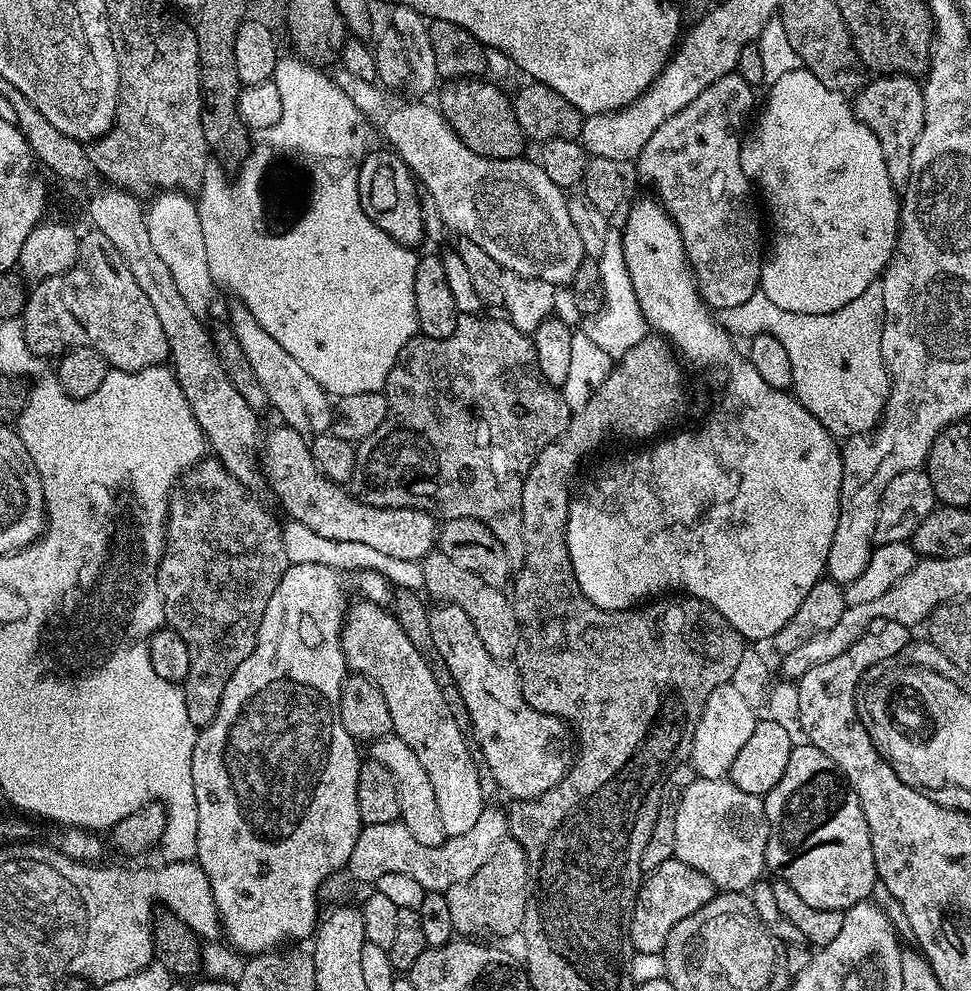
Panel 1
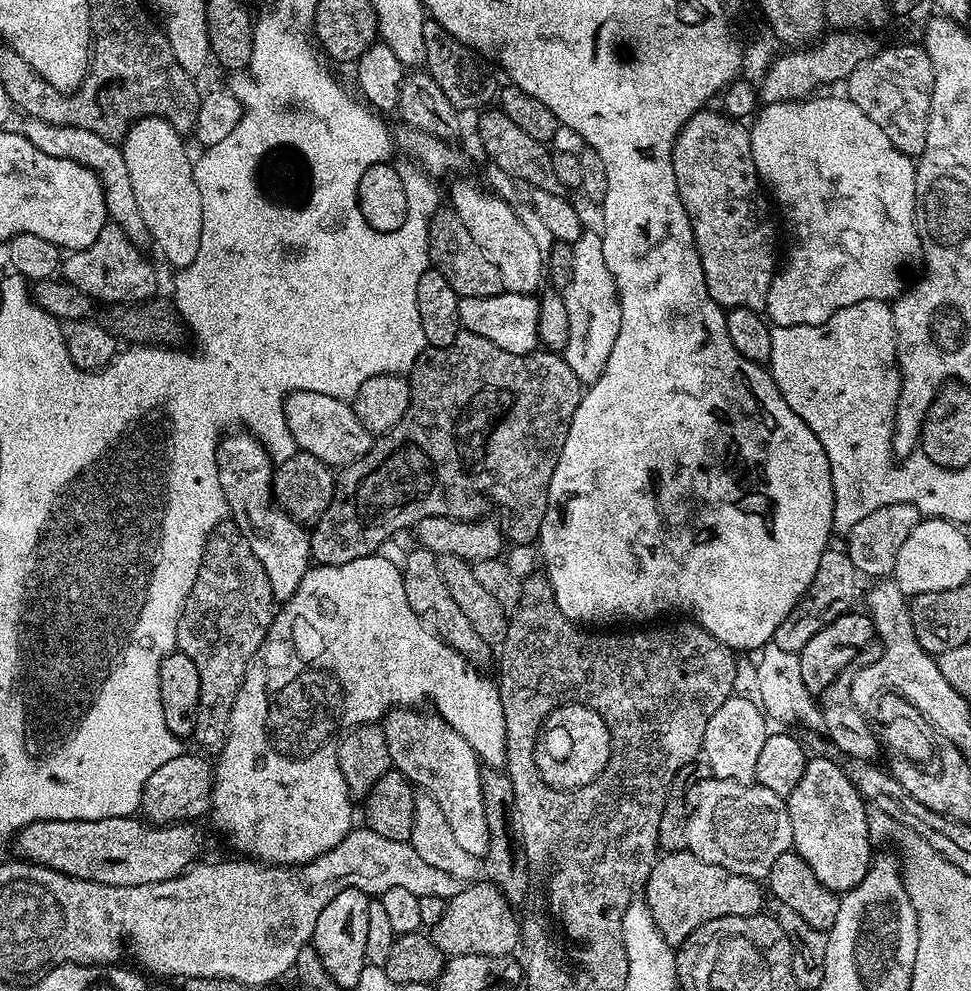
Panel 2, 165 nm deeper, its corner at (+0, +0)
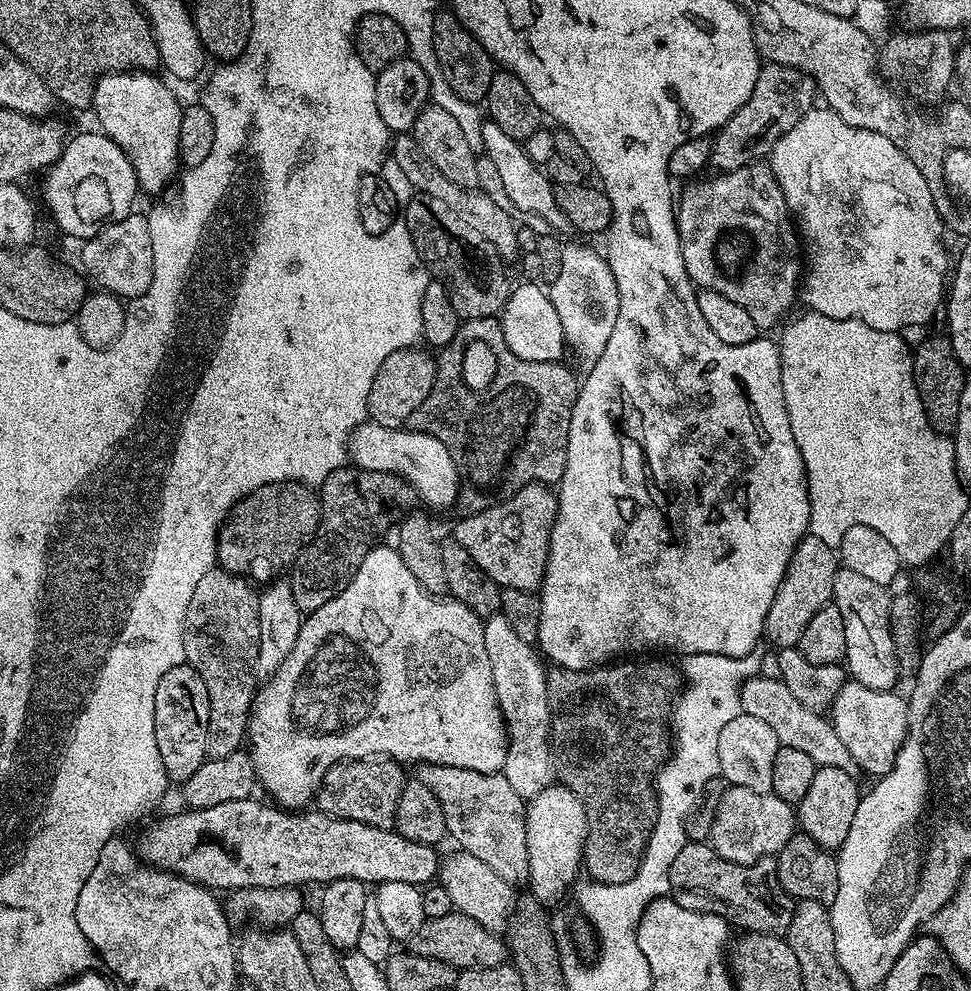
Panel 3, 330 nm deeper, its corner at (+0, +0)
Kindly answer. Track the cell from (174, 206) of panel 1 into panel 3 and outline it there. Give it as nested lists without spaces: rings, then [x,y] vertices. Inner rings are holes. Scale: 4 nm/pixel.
[[[148,70],[109,72],[99,77],[92,90],[91,111],[96,111],[99,131],[109,136],[130,158],[137,185],[160,192],[175,181],[181,167],[178,130],[182,126],[182,104],[162,81]]]

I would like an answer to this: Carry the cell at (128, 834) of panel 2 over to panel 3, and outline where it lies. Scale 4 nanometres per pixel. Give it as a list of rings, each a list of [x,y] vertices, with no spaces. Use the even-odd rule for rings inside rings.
[[[256,799],[221,802],[218,806],[183,810],[173,816],[164,816],[157,824],[145,830],[144,837],[138,843],[139,855],[144,863],[151,864],[153,868],[173,872],[176,876],[213,890],[294,888],[304,884],[323,886],[342,878],[361,880],[366,886],[386,882],[427,886],[439,877],[442,856],[436,853],[437,849],[433,845],[410,842],[410,838],[392,828],[366,826],[366,822],[334,818],[319,810],[283,810]]]

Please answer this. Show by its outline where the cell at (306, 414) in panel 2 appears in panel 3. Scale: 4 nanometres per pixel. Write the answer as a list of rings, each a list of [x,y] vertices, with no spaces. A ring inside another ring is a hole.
[[[365,422],[352,431],[348,442],[348,455],[351,463],[363,472],[391,472],[399,476],[400,479],[405,480],[415,490],[417,497],[421,501],[425,500],[429,504],[429,506],[427,505],[429,509],[448,508],[451,504],[453,507],[457,503],[462,483],[461,469],[458,467],[458,461],[453,449],[449,445],[442,443],[433,433],[417,432],[409,430],[407,427],[378,426],[371,422]]]

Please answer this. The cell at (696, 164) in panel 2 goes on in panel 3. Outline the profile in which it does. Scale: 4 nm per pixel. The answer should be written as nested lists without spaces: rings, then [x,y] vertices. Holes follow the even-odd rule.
[[[757,162],[736,172],[722,172],[713,177],[713,180],[701,179],[696,182],[701,184],[688,186],[693,188],[686,189],[681,200],[679,197],[676,208],[676,227],[680,230],[680,249],[688,278],[701,289],[738,302],[738,306],[754,318],[757,329],[772,328],[781,323],[780,315],[787,310],[795,294],[797,297],[798,281],[802,276],[802,252],[788,203],[767,163]]]

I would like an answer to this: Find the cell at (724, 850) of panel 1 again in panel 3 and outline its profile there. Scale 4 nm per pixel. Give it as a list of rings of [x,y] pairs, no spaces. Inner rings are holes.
[[[729,787],[718,796],[710,843],[726,862],[753,864],[775,857],[794,834],[798,820],[793,805],[782,802],[773,792],[755,792],[745,788]]]

